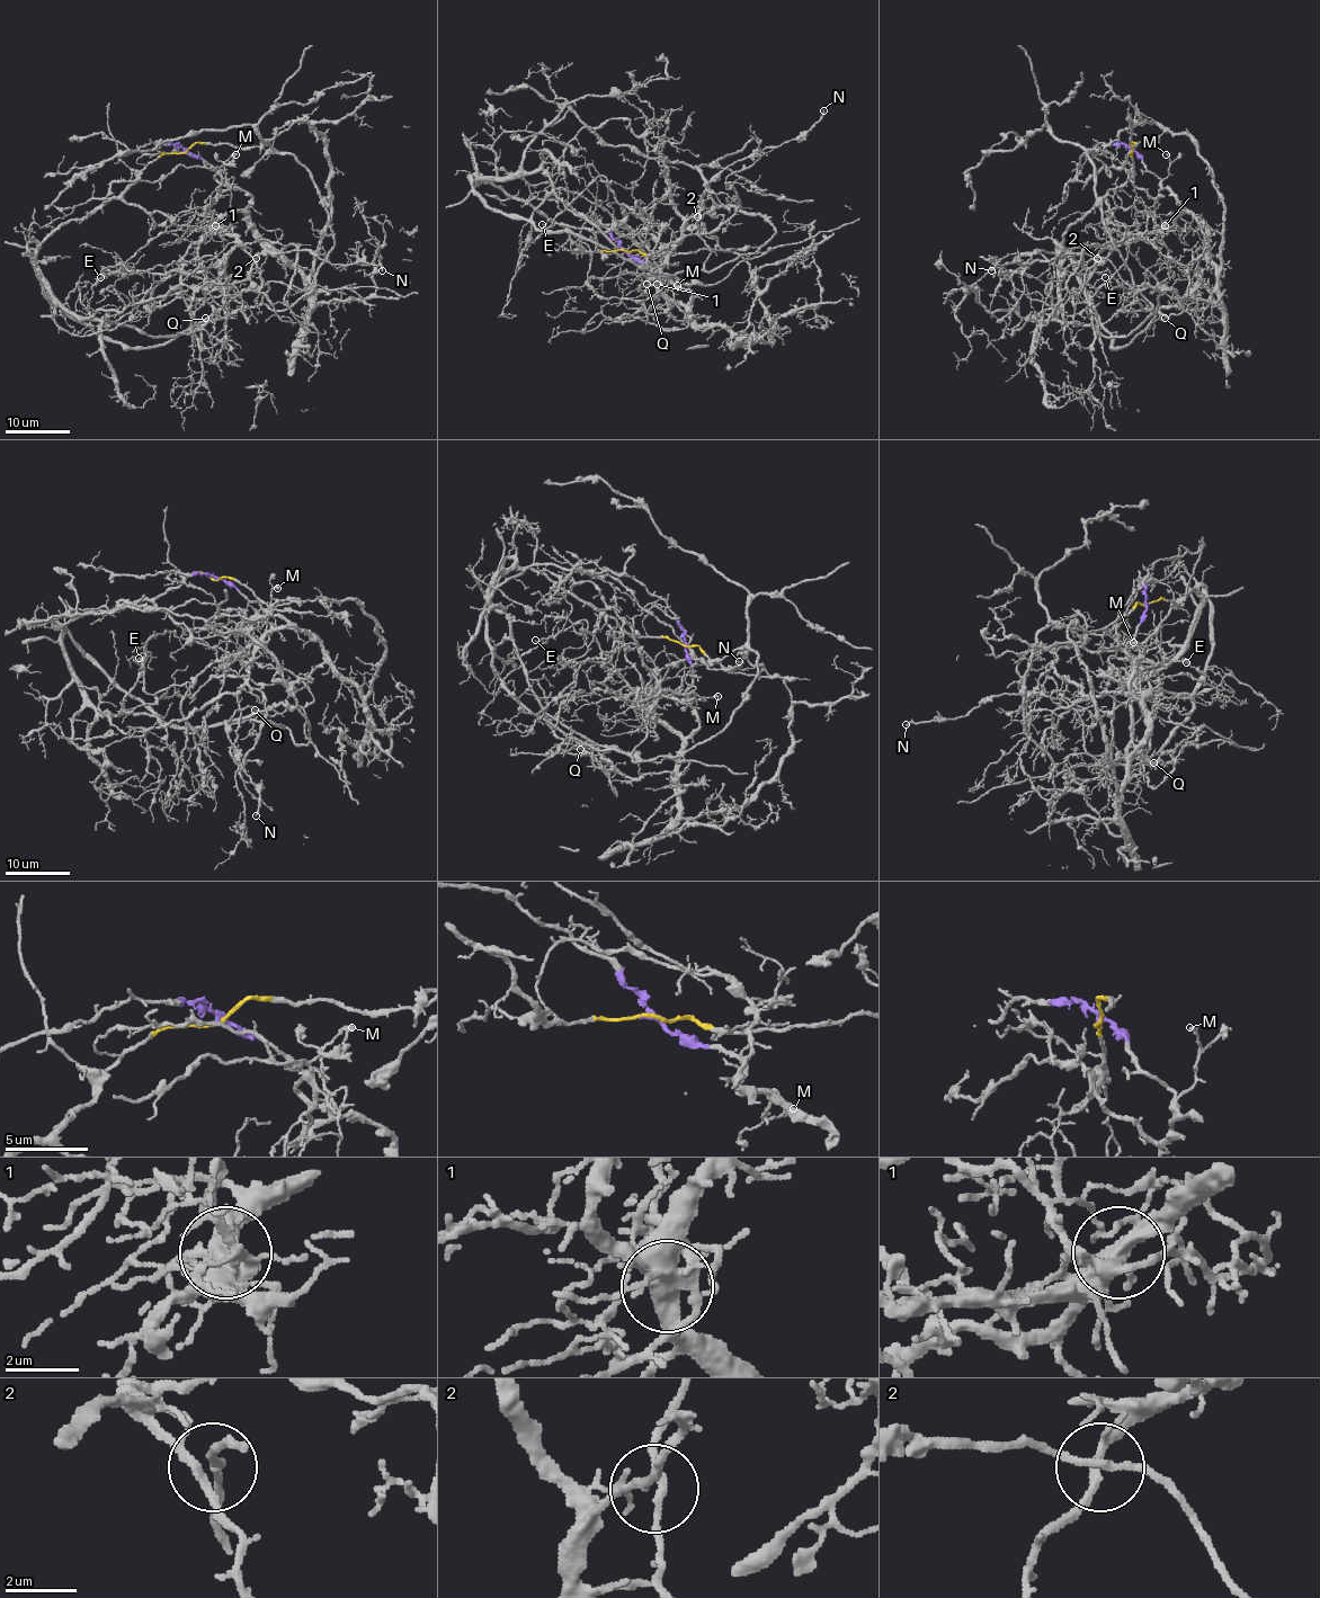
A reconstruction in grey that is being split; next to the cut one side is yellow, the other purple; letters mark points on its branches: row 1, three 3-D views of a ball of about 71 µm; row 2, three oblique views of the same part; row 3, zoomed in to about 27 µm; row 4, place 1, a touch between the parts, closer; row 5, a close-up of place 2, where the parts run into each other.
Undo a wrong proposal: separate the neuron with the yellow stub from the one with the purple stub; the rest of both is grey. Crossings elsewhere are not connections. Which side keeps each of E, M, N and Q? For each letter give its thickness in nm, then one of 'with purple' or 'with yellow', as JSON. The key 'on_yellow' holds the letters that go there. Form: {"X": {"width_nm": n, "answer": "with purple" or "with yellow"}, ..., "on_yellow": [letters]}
{"E": {"width_nm": 100, "answer": "with purple"}, "M": {"width_nm": 280, "answer": "with purple"}, "N": {"width_nm": 200, "answer": "with yellow"}, "Q": {"width_nm": 140, "answer": "with yellow"}, "on_yellow": ["N", "Q"]}

